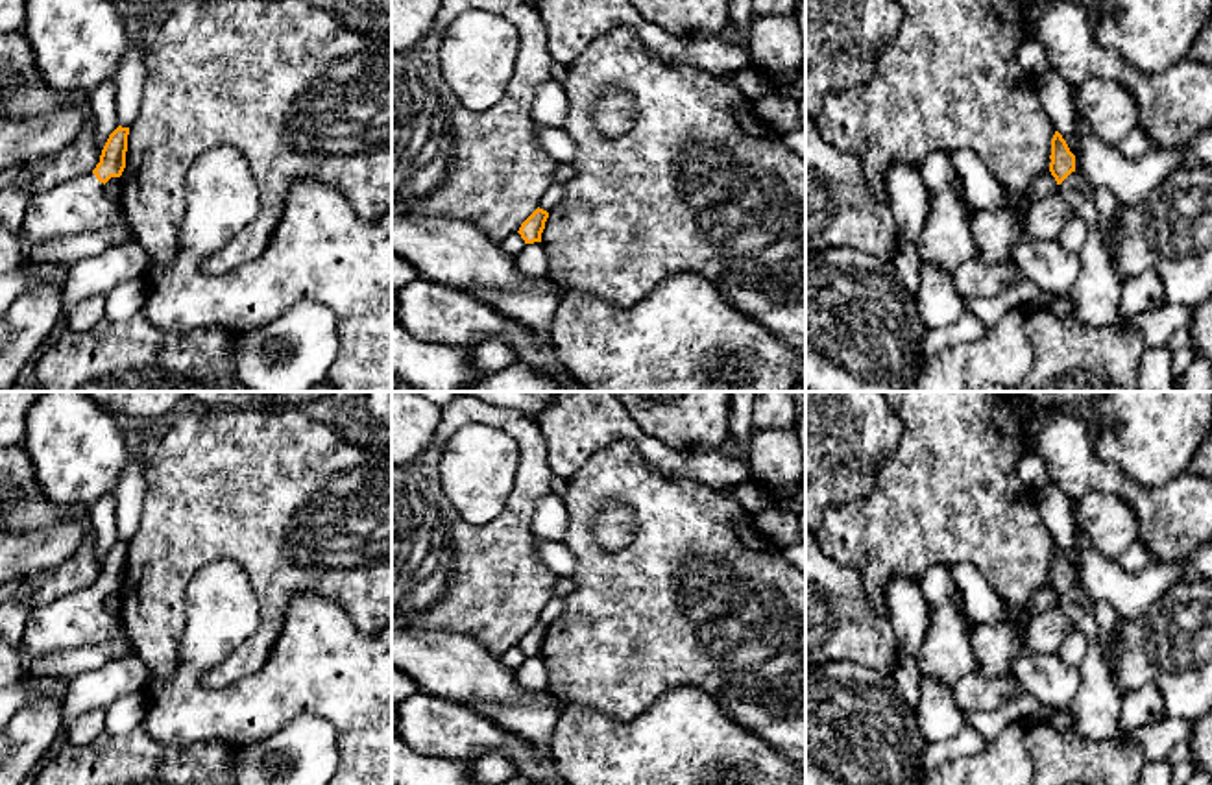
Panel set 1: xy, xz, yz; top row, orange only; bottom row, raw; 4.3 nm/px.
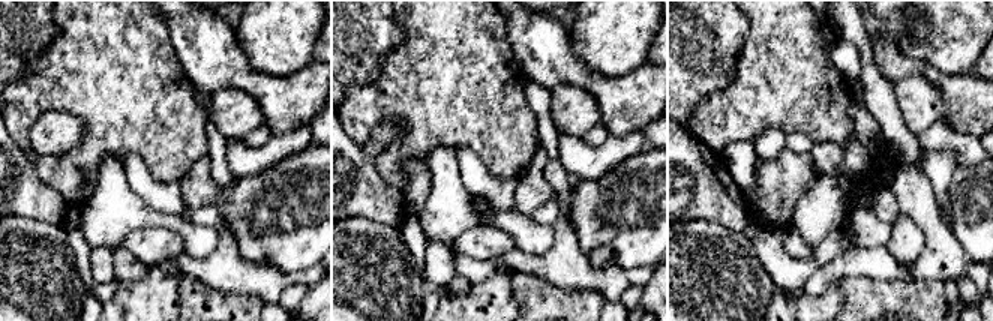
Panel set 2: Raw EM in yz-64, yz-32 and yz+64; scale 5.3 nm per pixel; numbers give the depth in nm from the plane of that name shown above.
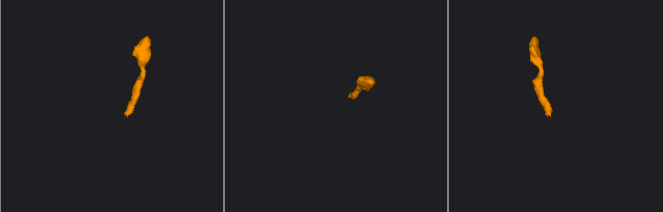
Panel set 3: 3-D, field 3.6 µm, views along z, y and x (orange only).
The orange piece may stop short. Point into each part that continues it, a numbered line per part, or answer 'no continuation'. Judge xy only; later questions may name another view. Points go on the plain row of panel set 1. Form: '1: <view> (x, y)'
1: xy (78, 619)

